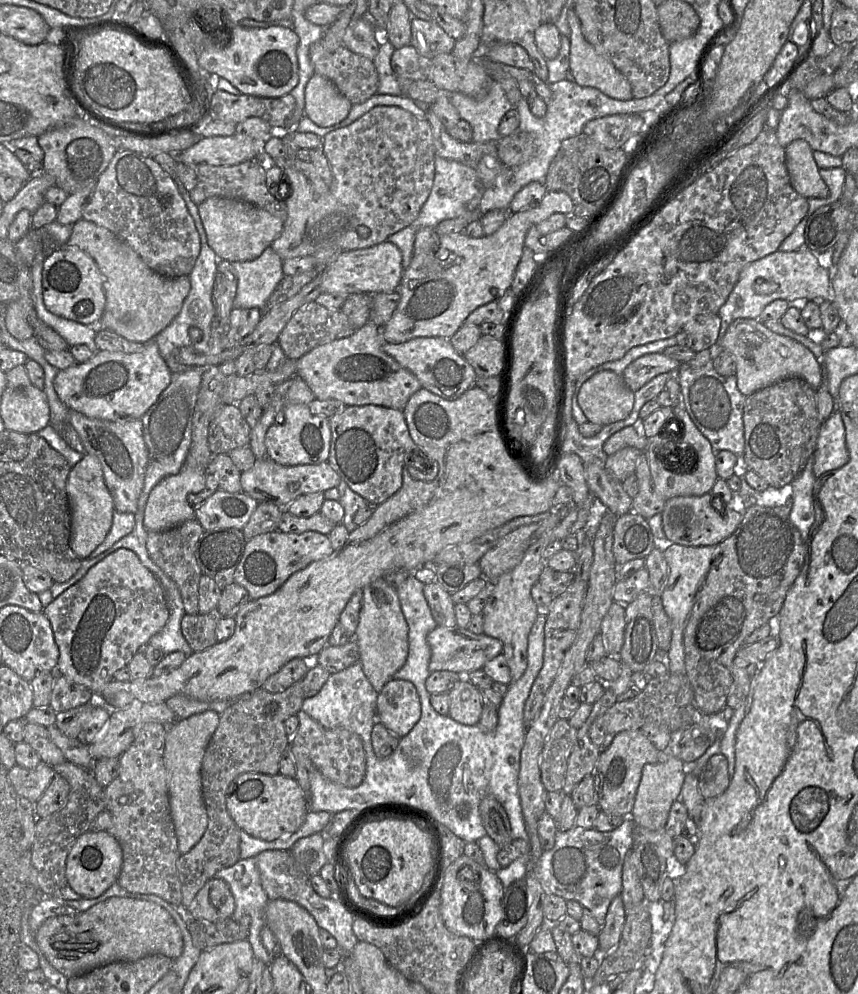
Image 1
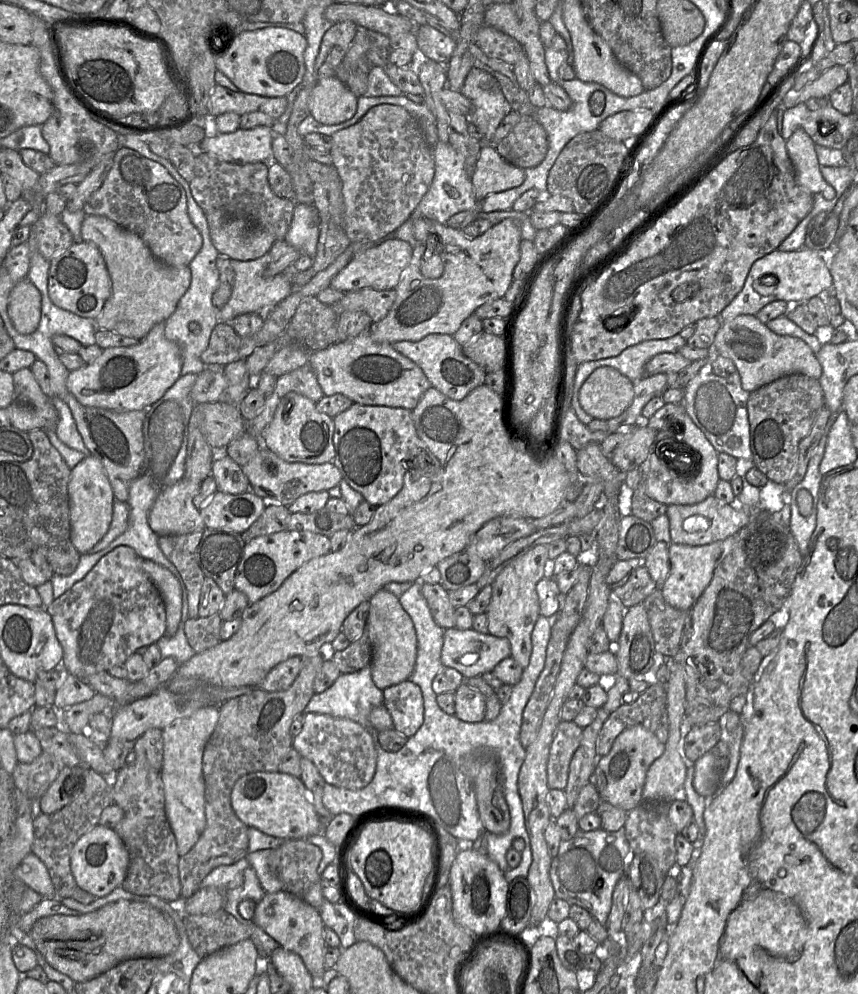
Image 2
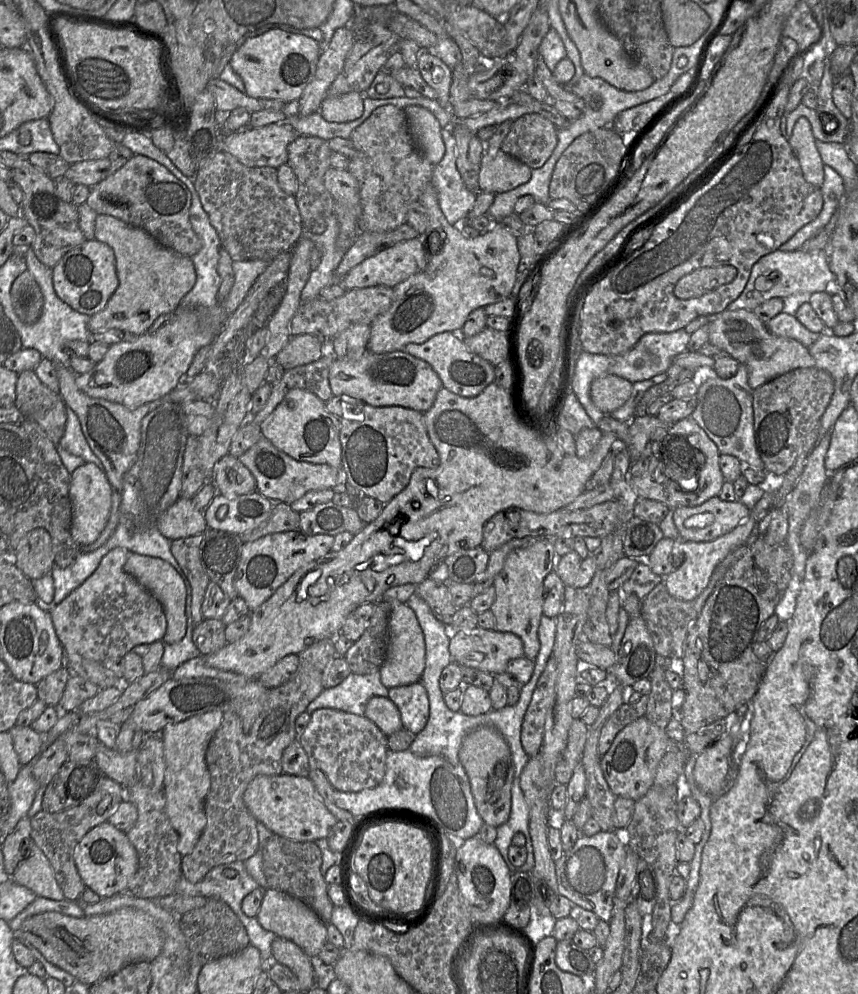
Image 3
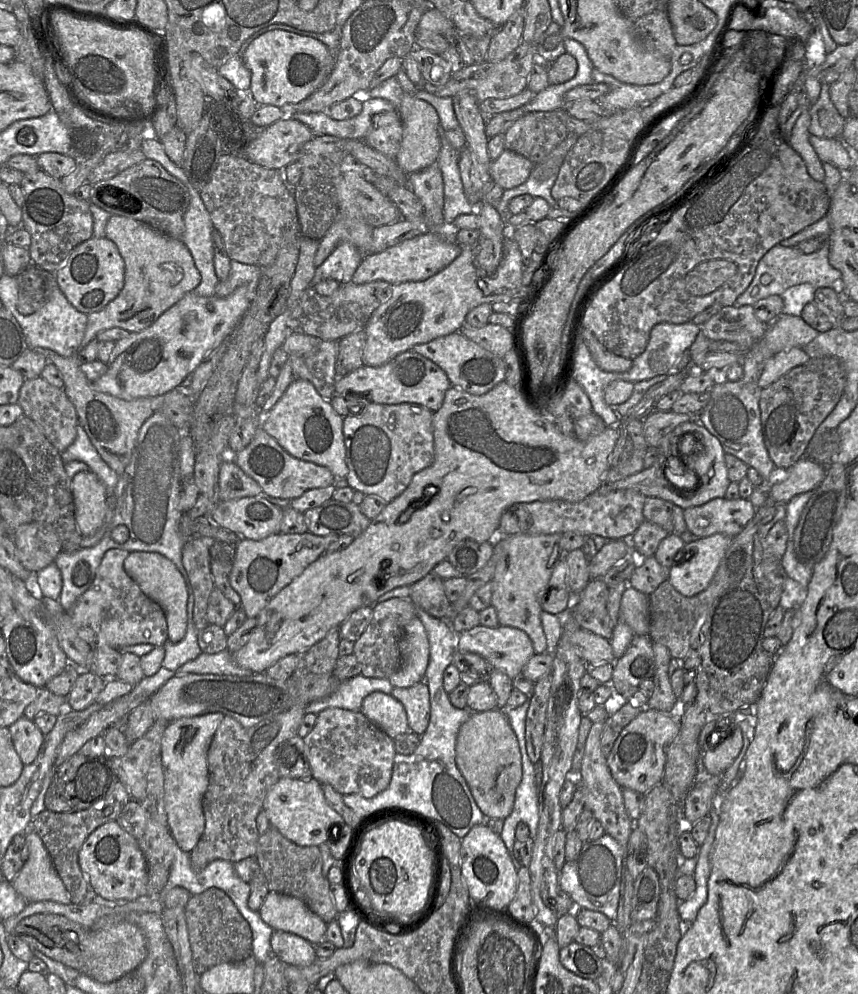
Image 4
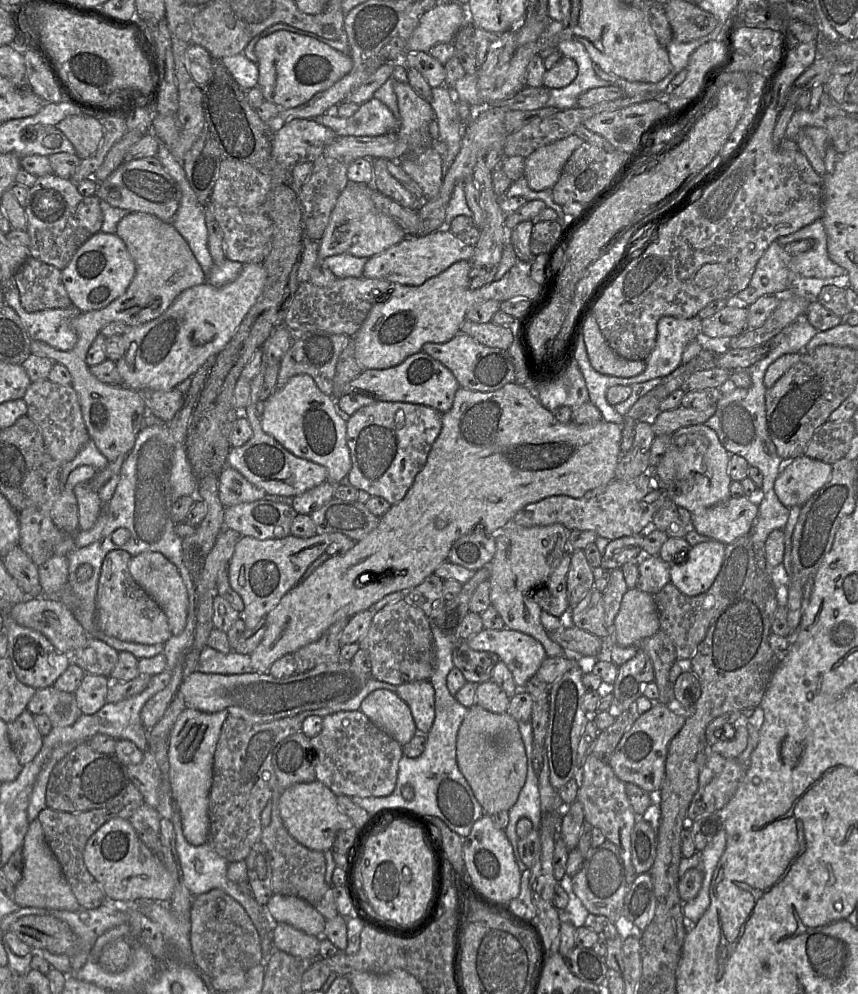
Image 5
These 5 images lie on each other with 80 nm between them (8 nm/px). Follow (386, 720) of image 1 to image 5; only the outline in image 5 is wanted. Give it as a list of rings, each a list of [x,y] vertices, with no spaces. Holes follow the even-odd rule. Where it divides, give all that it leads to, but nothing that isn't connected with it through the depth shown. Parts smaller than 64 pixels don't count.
[[[430,681],[401,684],[395,693],[409,706],[418,733],[427,734],[435,718],[435,692]]]

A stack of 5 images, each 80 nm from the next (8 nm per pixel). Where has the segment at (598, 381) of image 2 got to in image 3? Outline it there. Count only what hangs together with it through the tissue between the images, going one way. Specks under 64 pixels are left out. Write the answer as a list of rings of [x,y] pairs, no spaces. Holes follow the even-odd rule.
[[[609,374],[595,379],[590,386],[593,404],[605,415],[622,407],[632,393],[633,383],[625,378]]]

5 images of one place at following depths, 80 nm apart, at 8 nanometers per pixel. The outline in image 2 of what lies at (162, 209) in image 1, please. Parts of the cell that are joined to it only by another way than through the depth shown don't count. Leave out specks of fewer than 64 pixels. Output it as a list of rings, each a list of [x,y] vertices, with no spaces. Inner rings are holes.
[[[127,147],[114,154],[113,165],[101,187],[84,205],[86,215],[105,216],[141,237],[159,261],[172,267],[189,266],[203,240],[191,222],[183,187],[160,163]]]

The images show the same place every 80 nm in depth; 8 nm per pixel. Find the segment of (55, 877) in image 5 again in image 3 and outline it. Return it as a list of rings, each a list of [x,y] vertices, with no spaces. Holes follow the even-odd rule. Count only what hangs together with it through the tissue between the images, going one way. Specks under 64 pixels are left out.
[[[32,840],[27,843],[23,856],[24,860],[11,876],[12,881],[30,889],[38,897],[55,901],[64,900],[49,860]]]

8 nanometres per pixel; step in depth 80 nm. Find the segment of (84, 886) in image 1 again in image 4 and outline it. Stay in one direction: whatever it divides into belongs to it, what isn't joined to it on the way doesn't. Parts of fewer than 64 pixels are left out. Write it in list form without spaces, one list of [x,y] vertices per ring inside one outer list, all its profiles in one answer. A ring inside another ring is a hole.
[[[116,821],[103,824],[87,837],[79,850],[78,862],[95,893],[103,899],[127,902],[146,896],[145,857],[137,839],[123,830]]]

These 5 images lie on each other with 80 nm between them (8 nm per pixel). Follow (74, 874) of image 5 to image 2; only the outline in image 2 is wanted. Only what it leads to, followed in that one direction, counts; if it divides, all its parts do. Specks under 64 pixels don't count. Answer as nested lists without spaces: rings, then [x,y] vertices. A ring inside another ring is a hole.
[[[89,768],[84,770],[85,785],[82,793],[70,804],[53,814],[39,814],[33,820],[33,843],[31,852],[46,866],[51,878],[55,897],[71,898],[77,884],[70,868],[70,856],[75,843],[99,824],[104,809],[114,805],[112,788],[102,774]]]

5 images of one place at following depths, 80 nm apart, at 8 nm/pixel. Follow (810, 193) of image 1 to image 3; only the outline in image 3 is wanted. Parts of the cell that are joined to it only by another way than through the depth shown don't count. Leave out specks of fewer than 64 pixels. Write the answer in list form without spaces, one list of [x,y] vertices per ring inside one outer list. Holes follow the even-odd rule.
[[[807,118],[797,120],[788,142],[800,163],[804,179],[821,188],[824,182],[824,164],[815,146],[815,138]]]

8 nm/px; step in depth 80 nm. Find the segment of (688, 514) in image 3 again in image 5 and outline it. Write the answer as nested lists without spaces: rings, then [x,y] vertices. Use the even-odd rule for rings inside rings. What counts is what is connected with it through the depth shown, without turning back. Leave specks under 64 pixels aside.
[[[747,497],[726,501],[691,513],[692,525],[699,534],[728,545],[747,535],[758,515],[759,506]]]

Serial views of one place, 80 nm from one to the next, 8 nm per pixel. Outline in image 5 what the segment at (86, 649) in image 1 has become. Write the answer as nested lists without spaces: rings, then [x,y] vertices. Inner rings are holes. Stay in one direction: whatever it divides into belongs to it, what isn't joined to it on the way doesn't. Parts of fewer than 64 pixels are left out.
[[[113,550],[102,564],[97,590],[97,625],[106,635],[140,644],[165,644],[172,633],[159,604],[134,580],[129,571],[131,559],[125,550]]]

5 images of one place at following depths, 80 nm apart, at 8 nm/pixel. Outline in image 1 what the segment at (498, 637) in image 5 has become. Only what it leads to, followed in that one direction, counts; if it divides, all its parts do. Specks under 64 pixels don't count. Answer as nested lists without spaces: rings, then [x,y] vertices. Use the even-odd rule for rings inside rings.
[[[437,626],[427,635],[427,643],[431,650],[431,657],[429,662],[430,672],[437,671],[451,671],[460,675],[467,675],[470,672],[481,670],[483,666],[502,654],[502,643],[493,637],[485,634],[474,634],[468,629],[446,628],[444,626]]]

